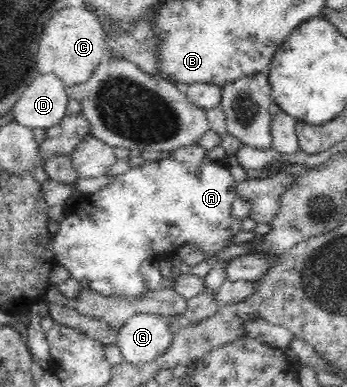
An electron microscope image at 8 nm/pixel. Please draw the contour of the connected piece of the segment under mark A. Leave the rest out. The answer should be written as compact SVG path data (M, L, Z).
M198 143L190 146L182 146L182 148L176 148L174 151L170 151L170 156L157 160L146 160L143 165L139 167L132 167L126 174L118 175L114 178L114 182L111 182L108 186L103 187L98 192L86 196L79 196L76 203L67 210L65 219L56 225L53 225L53 241L52 250L57 262L61 264L71 274L74 280L77 280L82 288L89 288L94 292L99 292L104 296L123 296L123 298L129 298L129 300L138 300L142 298L146 292L151 292L148 284L142 274L140 273L140 266L145 260L155 260L161 258L172 258L176 255L178 248L184 246L184 243L193 242L197 245L197 249L200 249L204 256L213 257L217 255L222 249L229 247L231 244L230 238L234 234L240 232L241 225L240 219L232 216L232 204L238 195L238 183L230 175L230 171L225 168L223 161L212 162L206 158L206 150L202 149Z

